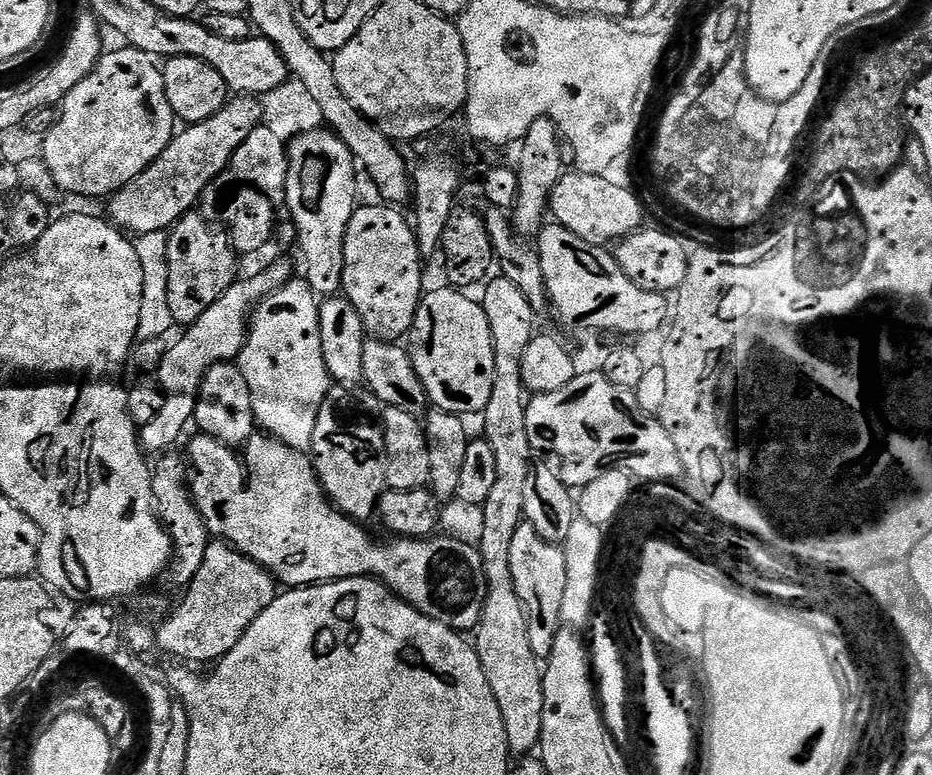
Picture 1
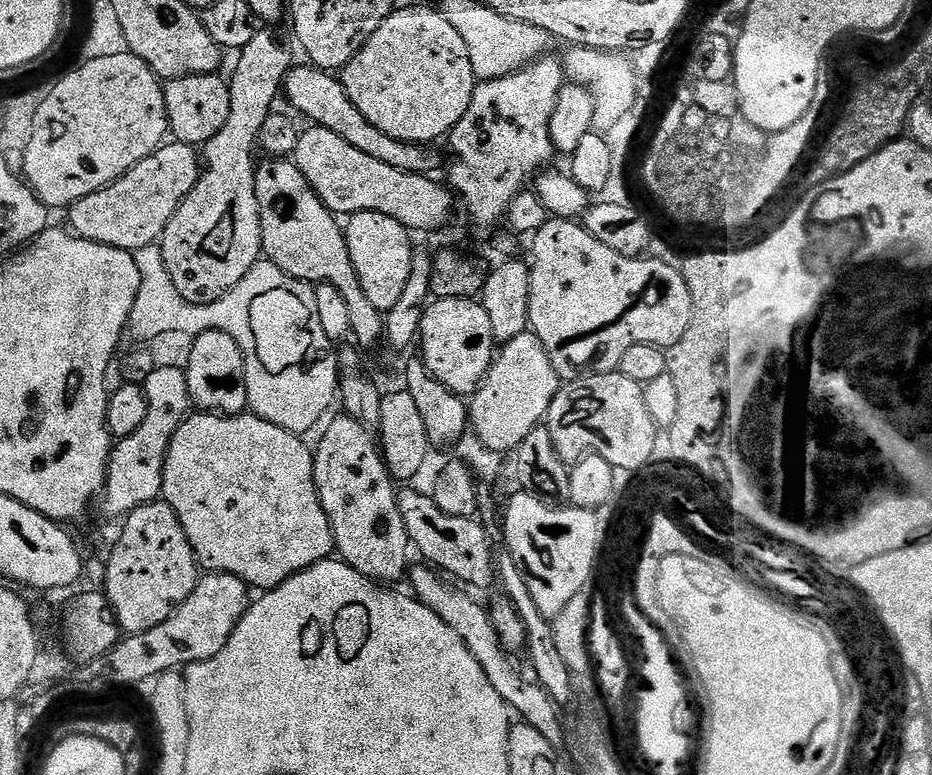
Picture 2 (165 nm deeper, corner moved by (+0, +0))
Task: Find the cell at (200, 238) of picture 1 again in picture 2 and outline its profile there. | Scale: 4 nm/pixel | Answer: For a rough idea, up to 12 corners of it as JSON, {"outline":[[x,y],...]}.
{"outline":[[272,32],[239,49],[230,118],[158,241],[191,304],[262,256],[256,152],[294,67]]}

